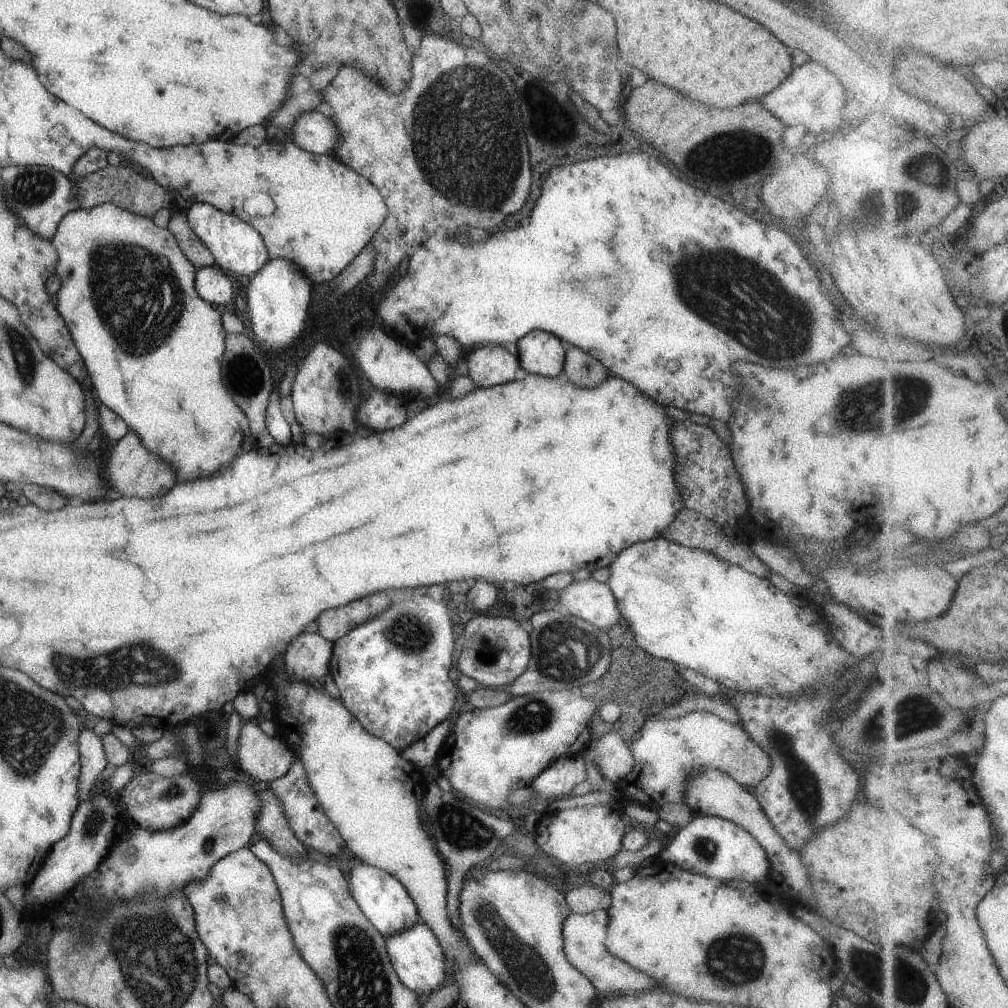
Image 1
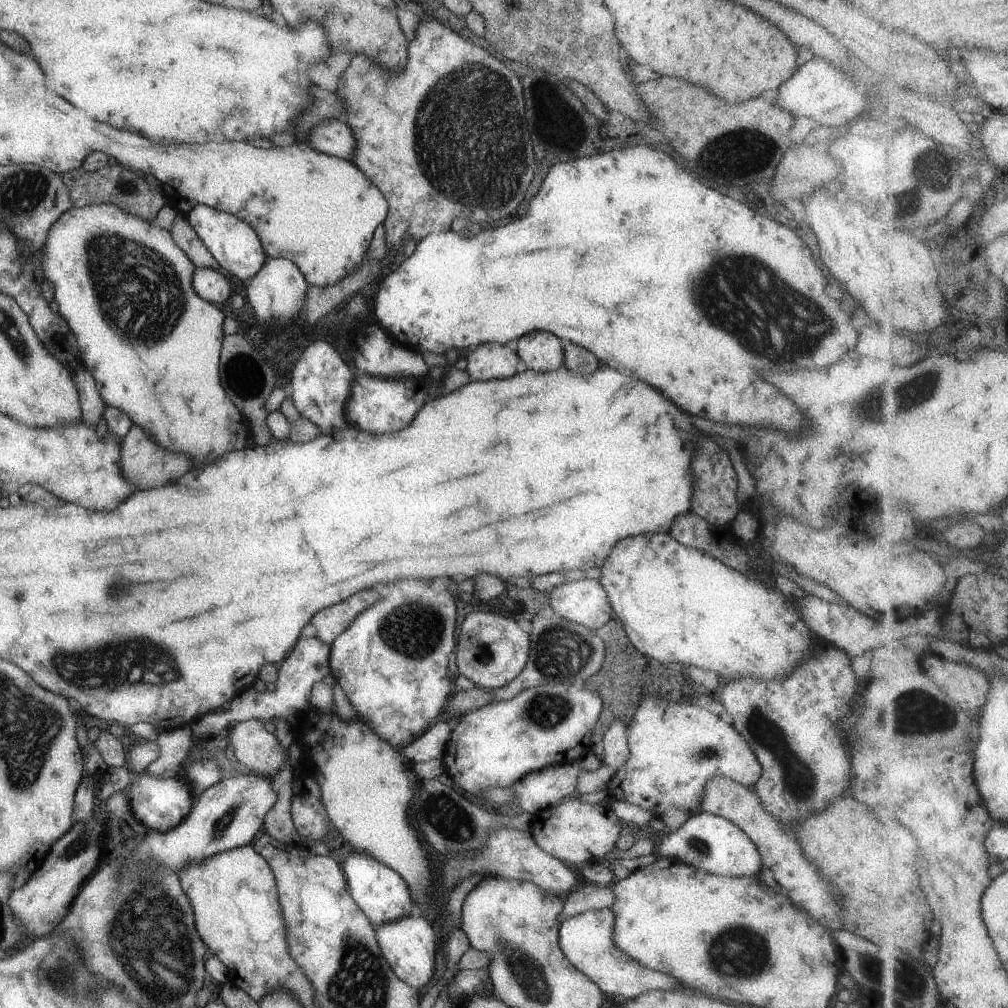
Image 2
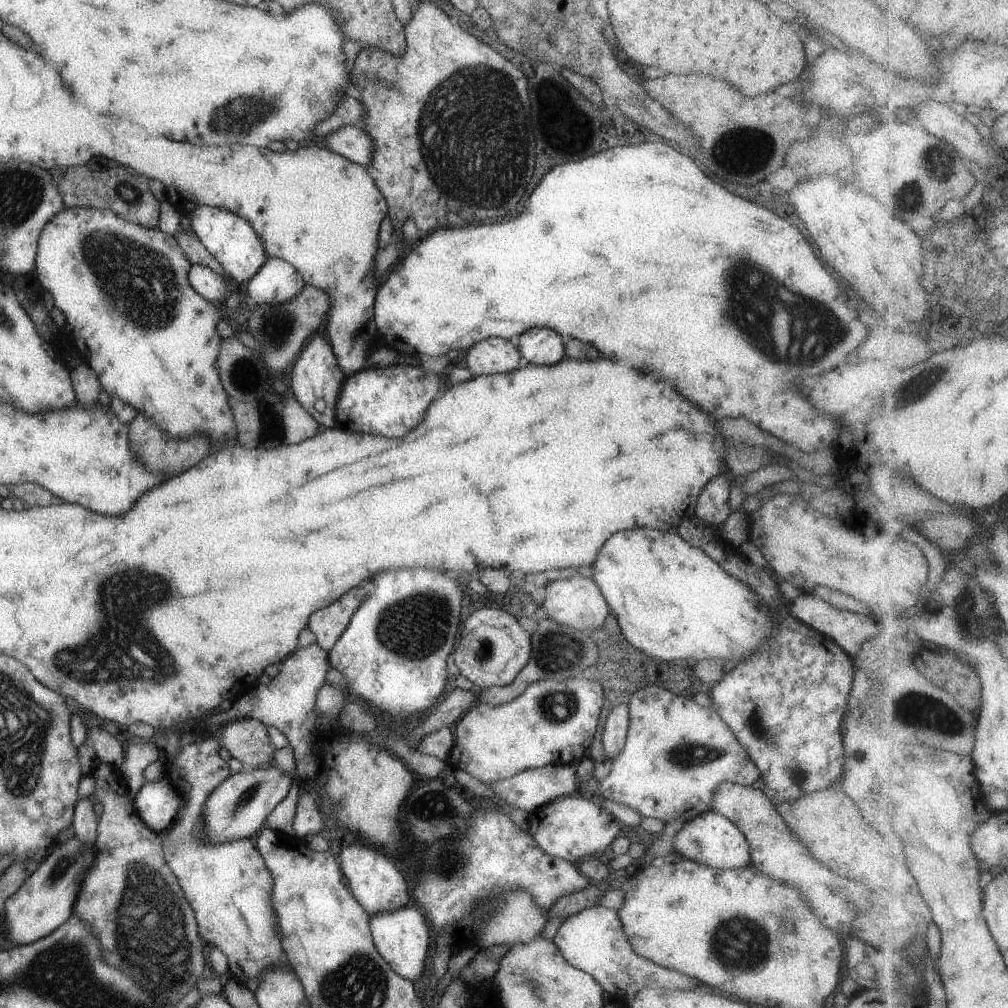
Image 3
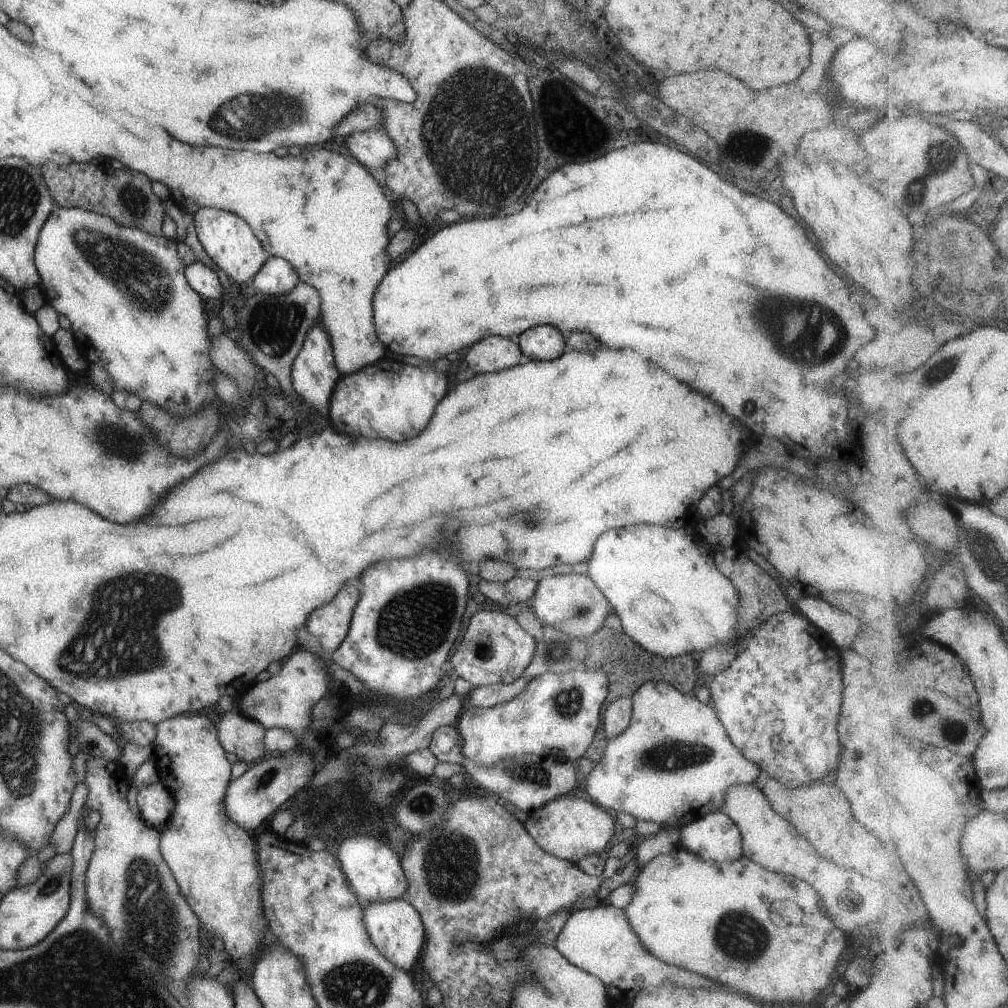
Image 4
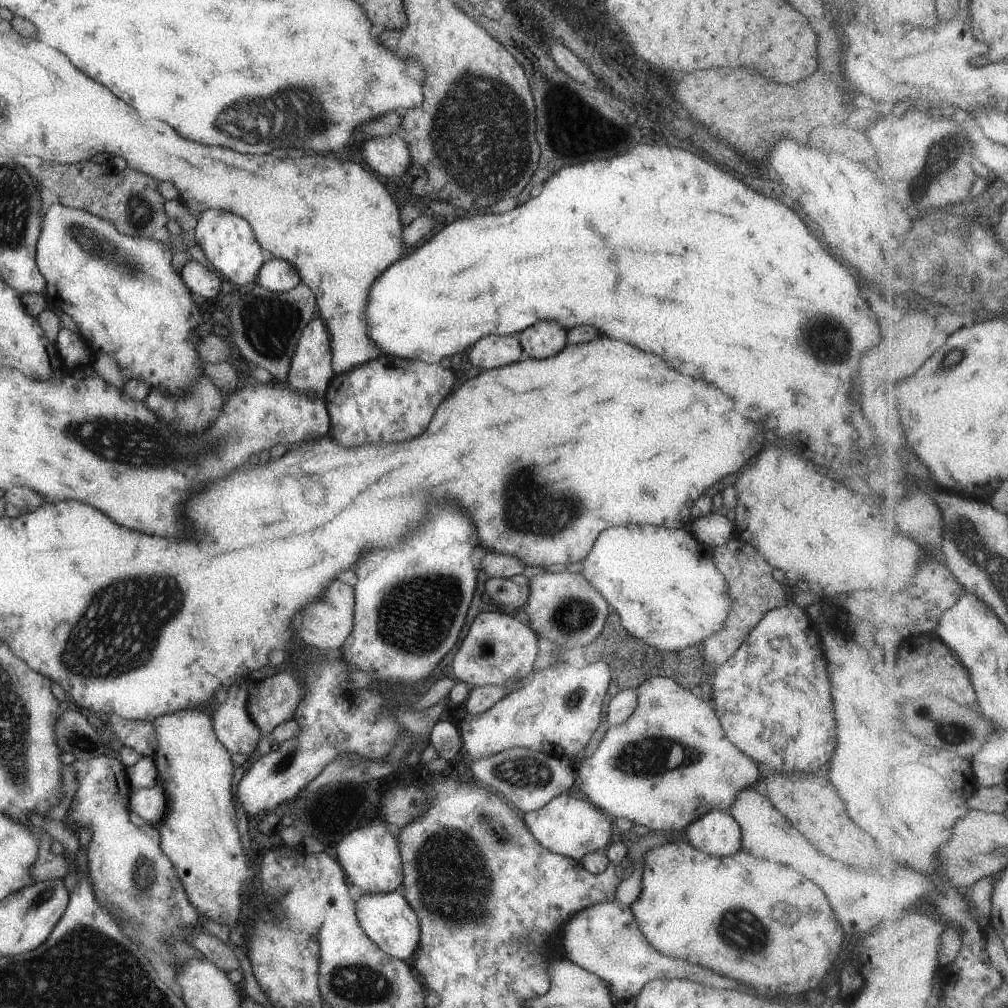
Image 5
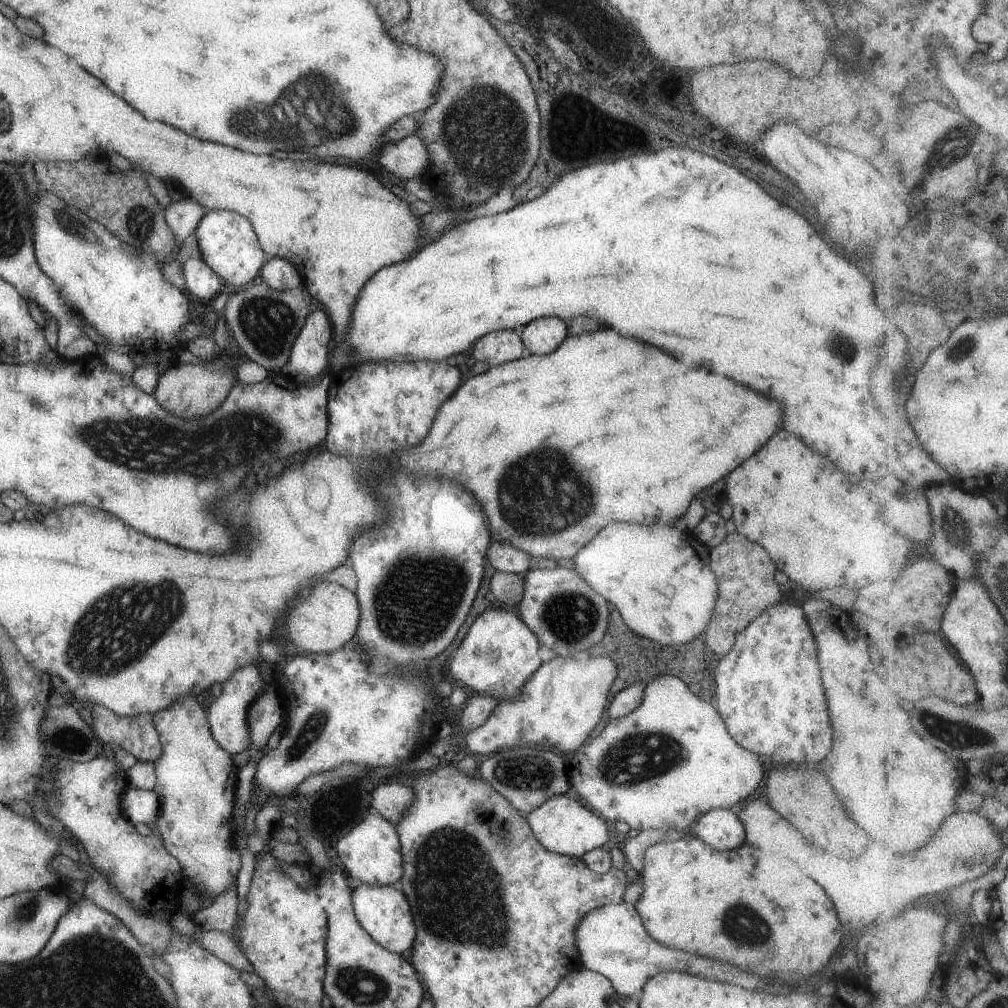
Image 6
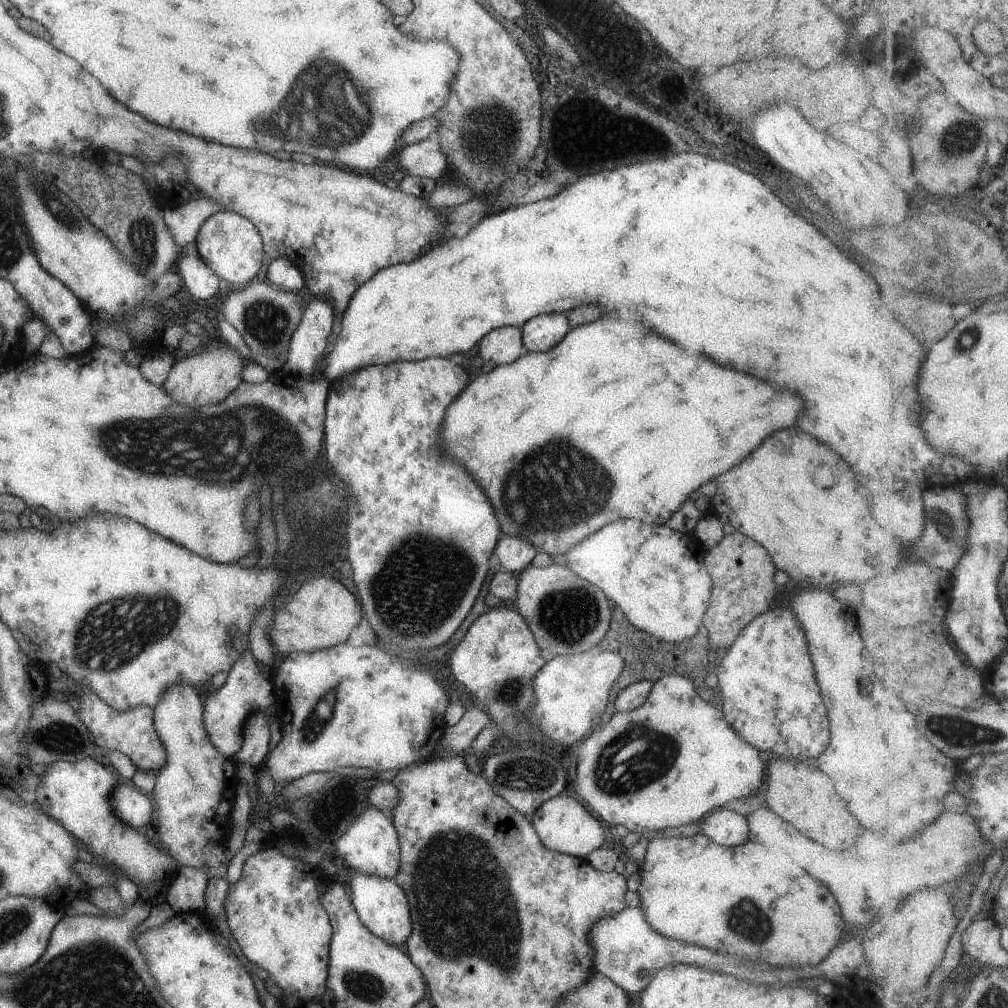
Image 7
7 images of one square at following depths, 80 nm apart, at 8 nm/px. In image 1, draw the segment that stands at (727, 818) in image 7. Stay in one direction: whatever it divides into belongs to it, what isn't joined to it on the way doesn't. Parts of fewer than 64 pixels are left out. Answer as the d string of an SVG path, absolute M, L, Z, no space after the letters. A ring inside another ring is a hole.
M694 815L691 822L687 822L682 828L674 830L668 835L666 844L657 856L660 862L669 862L671 865L679 866L683 870L701 874L717 880L737 880L756 884L763 884L769 872L769 862L763 852L763 848L757 844L755 838L748 834L743 828L729 820L712 815Z

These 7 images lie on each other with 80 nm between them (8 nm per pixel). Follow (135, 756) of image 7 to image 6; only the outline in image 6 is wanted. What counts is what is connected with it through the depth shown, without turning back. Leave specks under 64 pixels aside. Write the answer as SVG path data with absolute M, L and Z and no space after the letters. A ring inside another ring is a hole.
M93 705L91 716L92 731L101 744L113 742L119 749L132 754L137 761L153 763L160 755L161 745L150 714L122 717L103 705Z

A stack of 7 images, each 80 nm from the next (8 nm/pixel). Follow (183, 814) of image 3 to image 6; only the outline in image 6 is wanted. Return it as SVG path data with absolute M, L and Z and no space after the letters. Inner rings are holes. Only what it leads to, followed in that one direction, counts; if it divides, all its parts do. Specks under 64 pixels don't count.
M183 697L182 700L172 702L166 709L160 710L157 713L152 714L153 728L155 728L158 734L158 739L161 745L160 755L154 760L154 771L156 774L156 781L154 787L155 794L158 798L159 808L158 815L153 822L153 827L157 835L162 840L162 845L164 850L167 851L176 861L179 863L183 878L187 878L188 882L196 889L196 894L208 894L211 900L216 896L219 896L221 892L225 892L227 888L233 886L236 879L236 874L239 872L240 860L239 853L235 847L235 830L233 829L232 822L232 808L235 796L235 788L237 782L238 767L233 762L233 756L230 755L226 750L223 750L211 734L211 730L208 725L208 720L206 717L206 712L203 712L201 706L197 704L195 697Z

